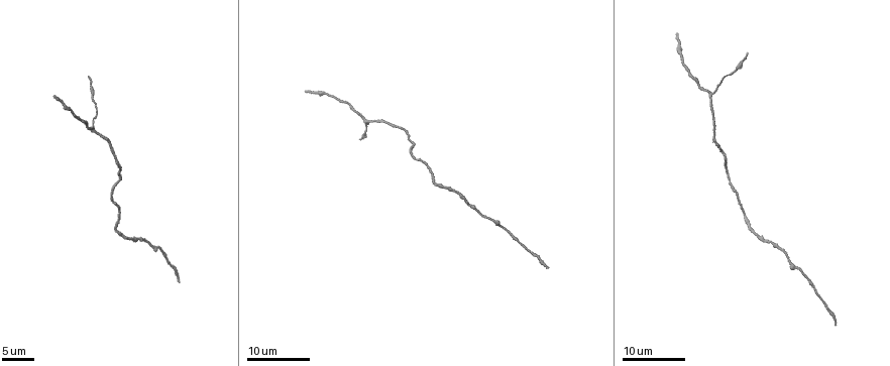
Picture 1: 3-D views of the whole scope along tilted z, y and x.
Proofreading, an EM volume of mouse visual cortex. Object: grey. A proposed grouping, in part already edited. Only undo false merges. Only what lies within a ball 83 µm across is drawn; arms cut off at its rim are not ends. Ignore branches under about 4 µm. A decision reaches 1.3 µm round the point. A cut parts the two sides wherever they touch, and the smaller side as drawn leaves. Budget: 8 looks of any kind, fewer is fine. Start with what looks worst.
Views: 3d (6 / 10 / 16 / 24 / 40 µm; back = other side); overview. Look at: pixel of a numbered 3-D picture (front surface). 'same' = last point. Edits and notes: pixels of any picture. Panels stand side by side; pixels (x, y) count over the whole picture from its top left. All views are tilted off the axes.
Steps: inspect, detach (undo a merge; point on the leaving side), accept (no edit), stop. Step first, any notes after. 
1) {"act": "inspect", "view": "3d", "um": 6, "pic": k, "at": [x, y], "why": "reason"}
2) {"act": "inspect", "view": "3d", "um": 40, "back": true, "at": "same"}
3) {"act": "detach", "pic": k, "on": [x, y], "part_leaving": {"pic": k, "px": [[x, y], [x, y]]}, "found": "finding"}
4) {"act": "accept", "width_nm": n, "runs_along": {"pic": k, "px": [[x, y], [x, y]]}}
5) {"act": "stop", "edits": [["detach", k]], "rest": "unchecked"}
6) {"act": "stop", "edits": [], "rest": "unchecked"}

{"act": "inspect", "view": "3d", "um": 24, "pic": 1, "at": [710, 93], "why": "thin arm on a thick one"}

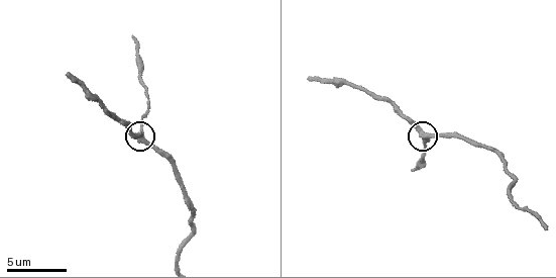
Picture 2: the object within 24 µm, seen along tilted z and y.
{"act": "inspect", "view": "3d", "um": 6, "pic": 2, "at": [424, 138], "why": "zoom in"}

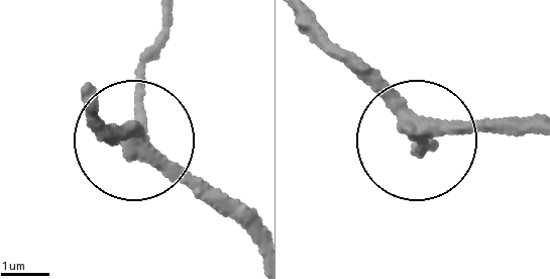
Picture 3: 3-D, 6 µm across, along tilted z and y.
{"act": "accept", "side_arm_um": 10, "found": "all the same neuron"}

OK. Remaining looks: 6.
{"act": "inspect", "view": "3d", "um": 24, "pic": 1, "at": [521, 241], "why": "sudden change in width"}

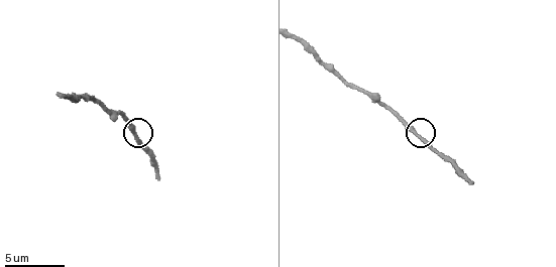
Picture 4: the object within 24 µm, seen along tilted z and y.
{"act": "inspect", "view": "3d", "um": 6, "pic": 4, "at": [419, 136], "why": "closer look"}

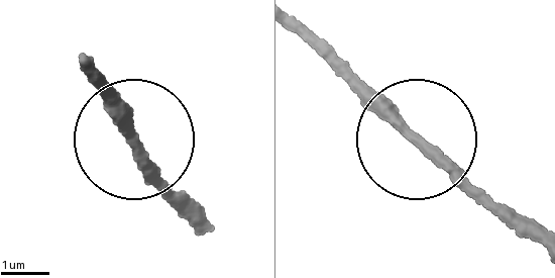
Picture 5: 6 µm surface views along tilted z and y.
{"act": "accept", "runs_along": {"pic": 5, "px": [[81, 69], [139, 158], [197, 202]]}, "found": "all the same neuron"}

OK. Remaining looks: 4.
{"act": "inspect", "view": "3d", "um": 10, "pic": 2, "at": [536, 213]}

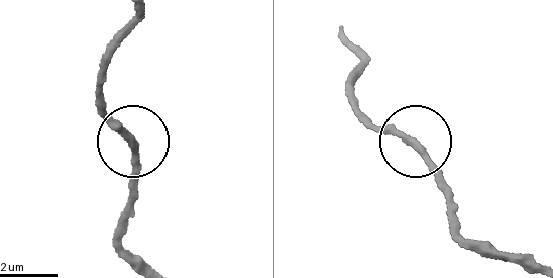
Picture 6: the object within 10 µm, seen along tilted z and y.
{"act": "accept", "runs_along": {"pic": 6, "px": [[414, 147], [435, 166], [450, 200]]}, "found": "one neuron here"}

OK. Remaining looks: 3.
{"act": "inspect", "view": "3d", "um": 24, "pic": 1, "at": [435, 184], "why": "thick turns thin"}

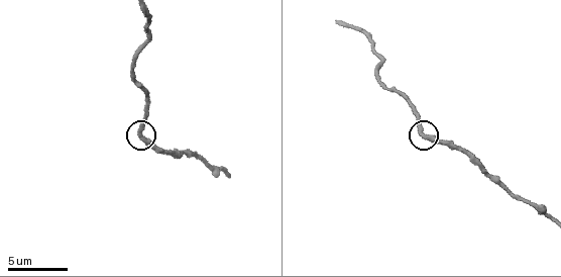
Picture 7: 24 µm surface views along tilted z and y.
{"act": "inspect", "view": "3d", "um": 6, "pic": 7, "at": [424, 134]}

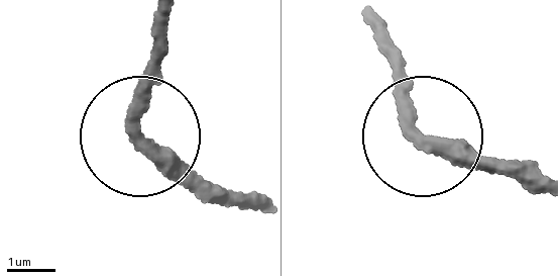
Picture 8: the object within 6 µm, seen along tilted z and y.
{"act": "accept", "runs_along": {"pic": 8, "px": [[367, 18], [395, 51], [413, 126], [519, 161]]}, "found": "all the same neuron"}

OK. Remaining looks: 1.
{"act": "stop", "edits": [], "rest": "unchecked"}

